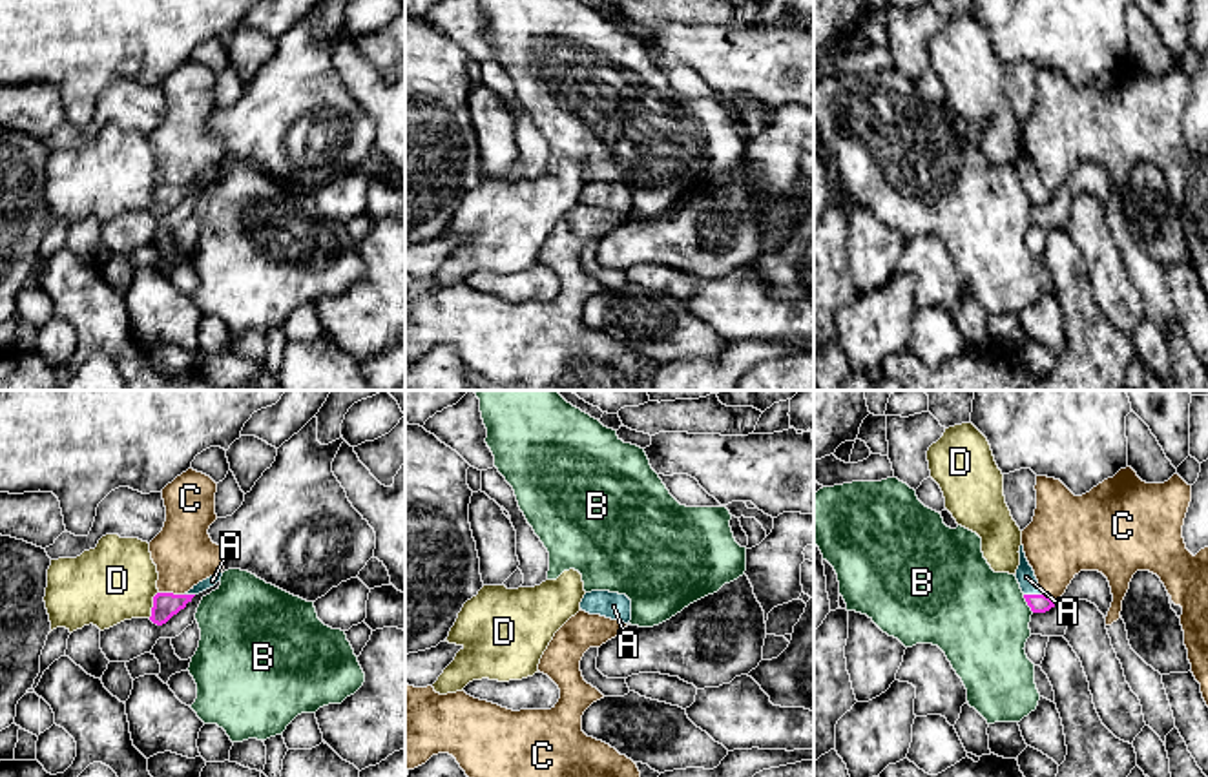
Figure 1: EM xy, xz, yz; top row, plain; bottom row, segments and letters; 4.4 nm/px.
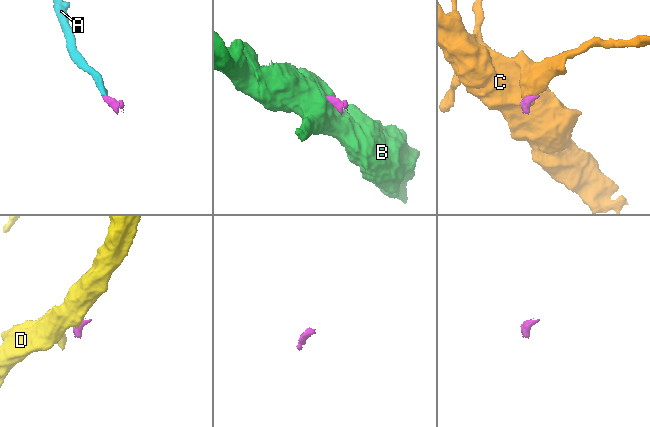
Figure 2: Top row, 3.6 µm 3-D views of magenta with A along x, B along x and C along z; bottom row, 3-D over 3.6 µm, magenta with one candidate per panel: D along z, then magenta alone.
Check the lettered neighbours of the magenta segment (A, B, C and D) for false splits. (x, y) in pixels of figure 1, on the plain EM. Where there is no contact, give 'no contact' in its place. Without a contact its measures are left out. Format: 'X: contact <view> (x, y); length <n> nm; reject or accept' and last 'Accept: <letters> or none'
A: contact yz (1033, 186); length 90 nm; accept
B: contact yz (1028, 196); length 90 nm; reject
C: contact xy (172, 185); length 110 nm; reject
D: contact xy (154, 196); length 130 nm; reject
Accept: A

